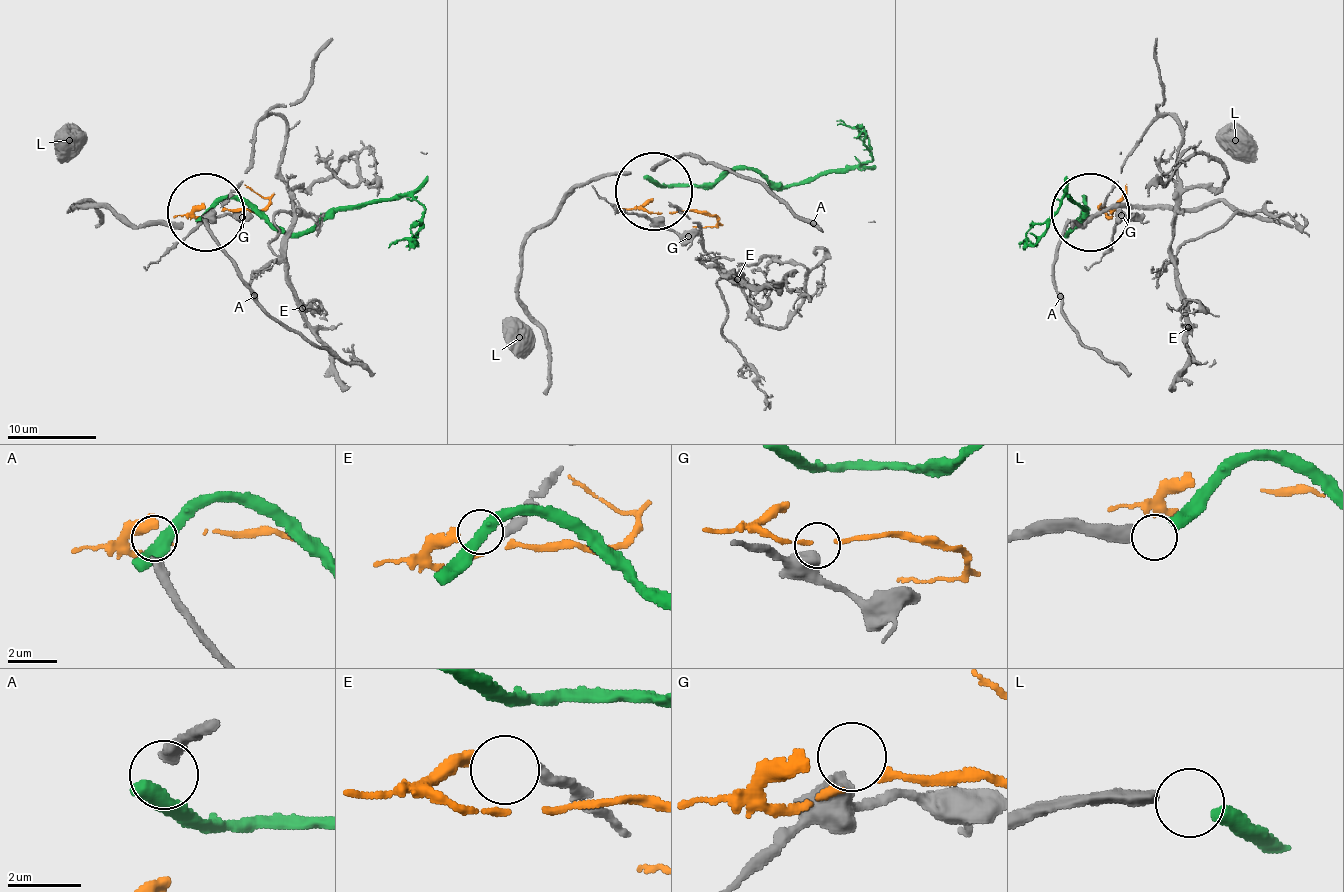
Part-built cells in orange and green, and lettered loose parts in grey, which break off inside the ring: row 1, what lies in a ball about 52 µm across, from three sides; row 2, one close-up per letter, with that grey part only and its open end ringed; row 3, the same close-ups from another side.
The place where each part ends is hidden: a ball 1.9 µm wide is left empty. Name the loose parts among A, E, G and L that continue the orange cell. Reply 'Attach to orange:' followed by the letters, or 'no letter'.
Attach to orange: E

